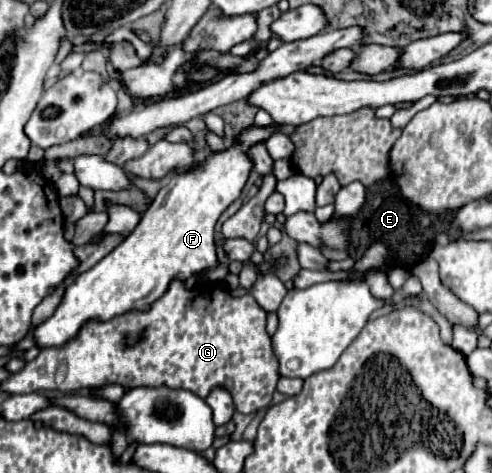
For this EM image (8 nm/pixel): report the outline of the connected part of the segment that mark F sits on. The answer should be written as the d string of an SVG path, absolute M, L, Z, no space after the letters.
M249 125L237 133L231 145L223 151L209 151L207 157L193 169L175 173L169 183L159 189L133 233L121 245L117 245L117 249L105 255L93 269L81 273L65 291L57 311L35 329L33 337L37 345L63 345L77 335L79 327L87 319L107 321L133 309L149 309L149 305L165 293L173 279L185 281L195 273L217 267L213 245L215 223L221 213L241 195L249 173L253 171L249 149L257 143L265 143L277 131L283 131L283 127Z

